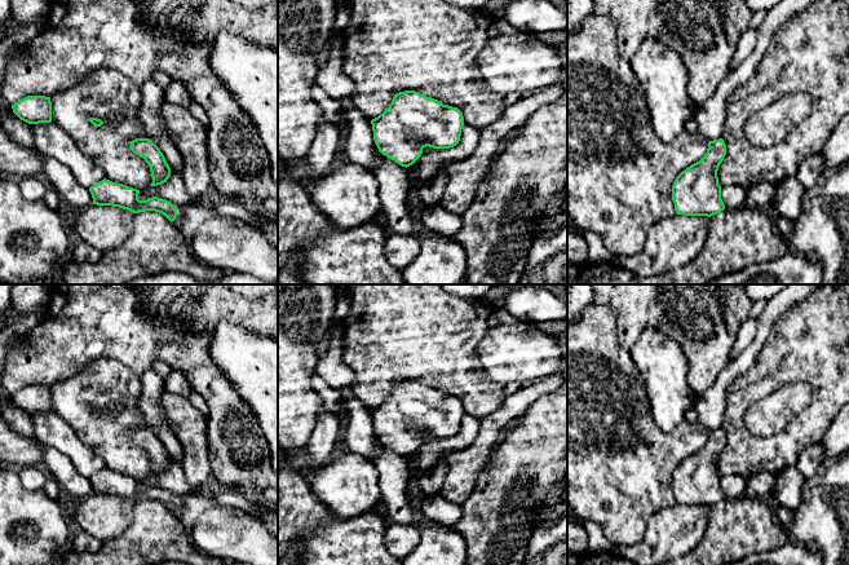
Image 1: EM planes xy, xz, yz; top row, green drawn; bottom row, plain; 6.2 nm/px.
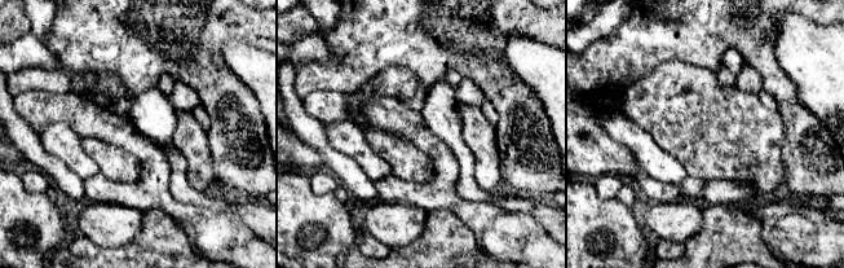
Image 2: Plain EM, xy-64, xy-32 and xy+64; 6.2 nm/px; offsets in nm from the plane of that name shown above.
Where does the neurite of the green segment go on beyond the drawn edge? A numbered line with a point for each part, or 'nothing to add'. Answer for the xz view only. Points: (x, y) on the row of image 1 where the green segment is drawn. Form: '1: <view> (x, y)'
nothing to add

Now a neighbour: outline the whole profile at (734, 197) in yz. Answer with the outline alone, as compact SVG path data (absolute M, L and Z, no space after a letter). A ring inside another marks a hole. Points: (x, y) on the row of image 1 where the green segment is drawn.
M738 185L721 186L721 199L726 209L746 207L747 187Z

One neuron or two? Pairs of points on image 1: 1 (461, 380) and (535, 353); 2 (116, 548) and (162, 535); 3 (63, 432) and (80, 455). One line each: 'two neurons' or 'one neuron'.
1: two neurons
2: one neuron
3: one neuron

